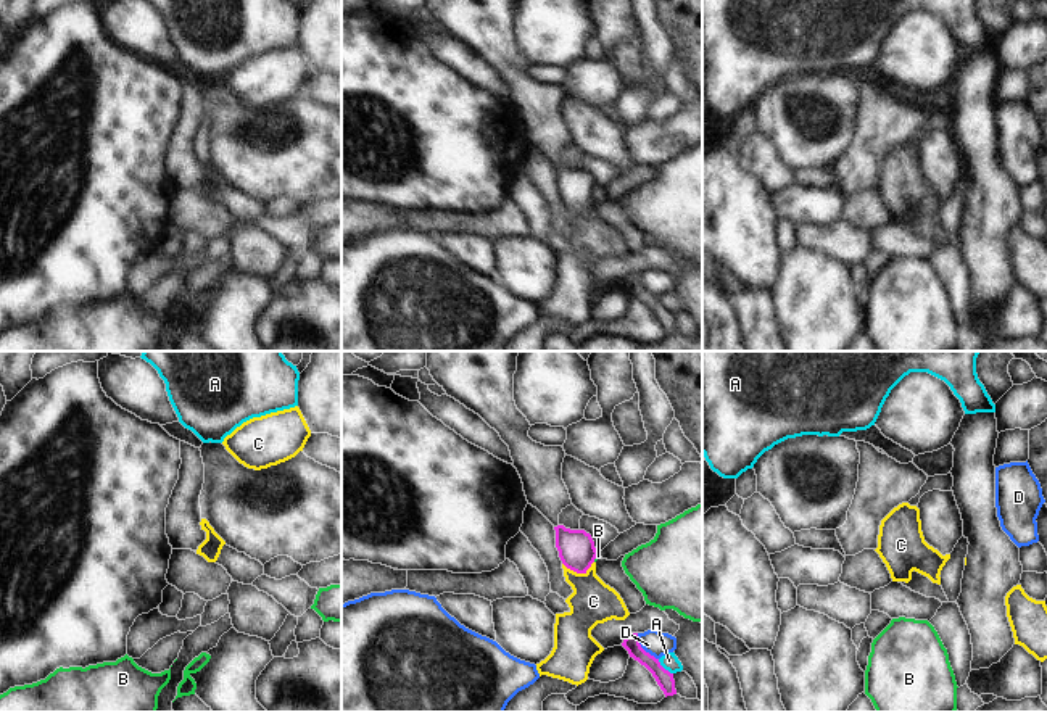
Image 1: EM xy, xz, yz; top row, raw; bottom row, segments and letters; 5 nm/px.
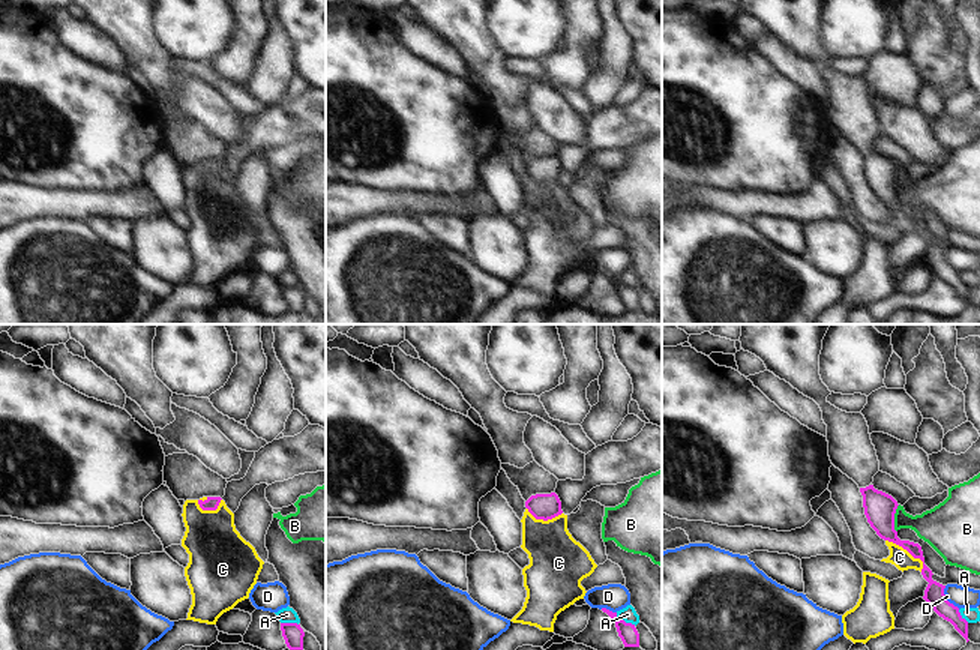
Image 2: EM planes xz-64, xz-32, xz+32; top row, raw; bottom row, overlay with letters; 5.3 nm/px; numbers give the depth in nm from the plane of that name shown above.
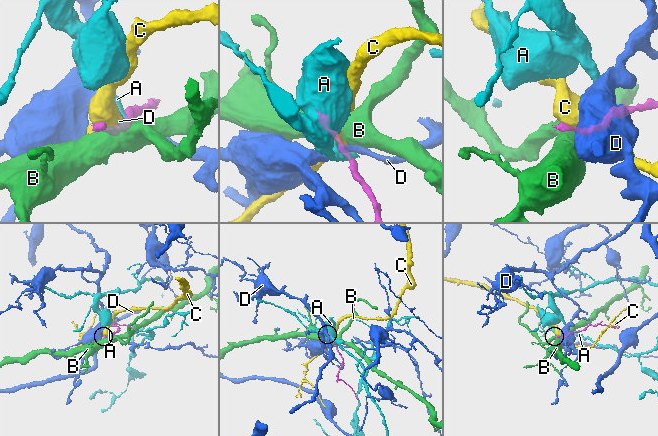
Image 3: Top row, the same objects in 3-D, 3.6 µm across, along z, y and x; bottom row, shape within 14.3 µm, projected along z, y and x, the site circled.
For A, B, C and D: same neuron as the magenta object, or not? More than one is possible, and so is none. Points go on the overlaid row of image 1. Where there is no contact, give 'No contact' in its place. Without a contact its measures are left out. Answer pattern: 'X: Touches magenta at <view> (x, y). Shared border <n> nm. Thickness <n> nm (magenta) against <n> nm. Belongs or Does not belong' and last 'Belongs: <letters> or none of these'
A: Touches magenta at xz (662, 667). Shared border 110 nm. Thickness 90 nm (magenta) against 90 nm. Does not belong
B: Touches magenta at xz (595, 558). Shared border 50 nm. Thickness 180 nm (magenta) against 20 nm. Does not belong
C: Touches magenta at xz (579, 572). Shared border 160 nm. Thickness 180 nm (magenta) against 220 nm. Does not belong
D: Touches magenta at xz (641, 648). Shared border 170 nm. Thickness 90 nm (magenta) against 120 nm. Does not belong
Belongs: none of these

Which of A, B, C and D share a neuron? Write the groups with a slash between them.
A / B / C / D

